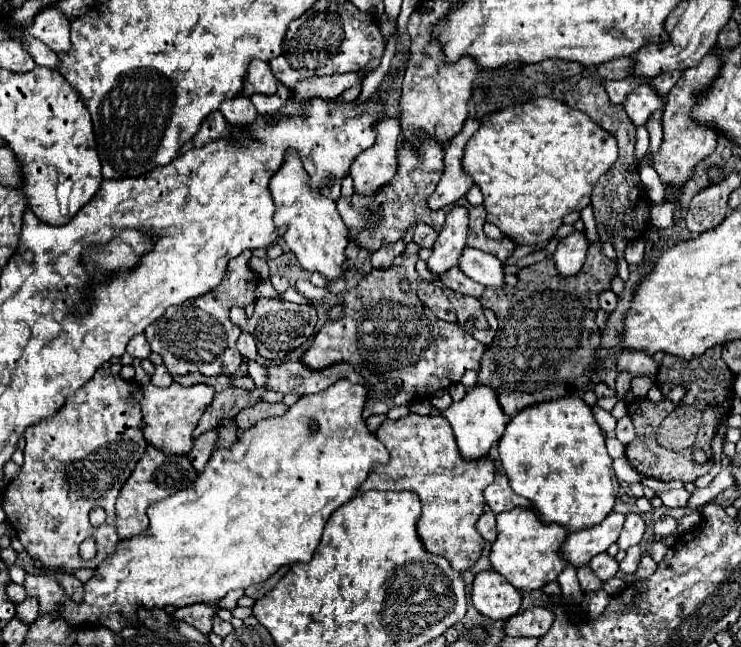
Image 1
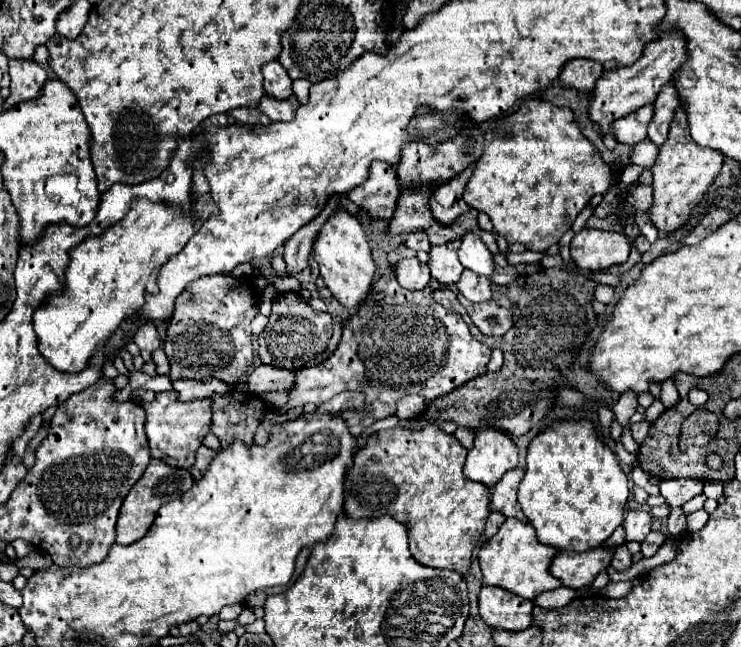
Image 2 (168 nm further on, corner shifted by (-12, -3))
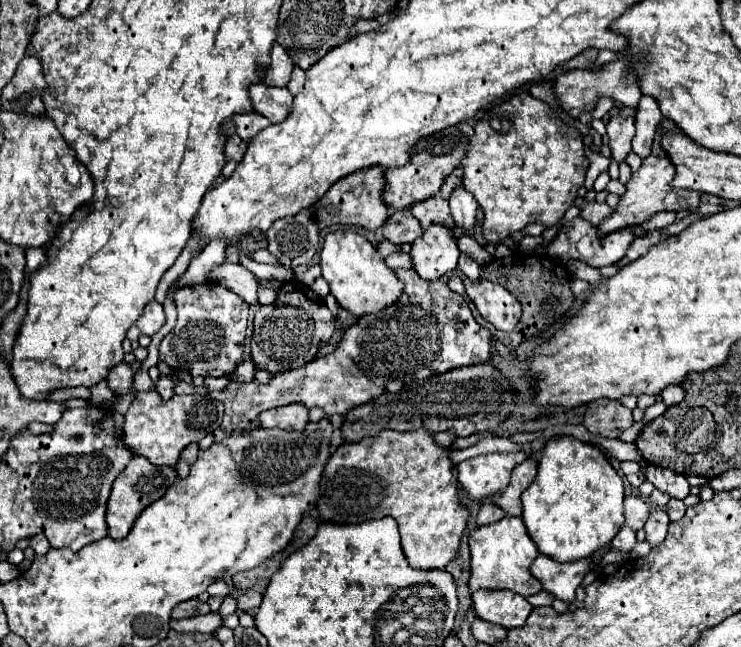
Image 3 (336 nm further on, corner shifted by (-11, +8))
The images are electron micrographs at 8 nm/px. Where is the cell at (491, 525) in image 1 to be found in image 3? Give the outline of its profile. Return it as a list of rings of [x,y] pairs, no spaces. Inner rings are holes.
[[[483,504],[481,510],[479,510],[479,516],[477,516],[477,524],[483,526],[483,524],[493,524],[497,520],[501,520],[505,516],[505,512],[495,506],[495,504]]]

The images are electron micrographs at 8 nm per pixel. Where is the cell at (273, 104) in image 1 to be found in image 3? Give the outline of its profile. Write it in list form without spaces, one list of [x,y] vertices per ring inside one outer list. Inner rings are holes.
[[[253,84],[249,88],[251,94],[251,102],[253,108],[263,114],[265,118],[269,118],[271,124],[279,124],[285,120],[285,116],[291,112],[291,104],[293,104],[293,96],[287,88],[279,88],[279,86],[269,86],[269,84]]]

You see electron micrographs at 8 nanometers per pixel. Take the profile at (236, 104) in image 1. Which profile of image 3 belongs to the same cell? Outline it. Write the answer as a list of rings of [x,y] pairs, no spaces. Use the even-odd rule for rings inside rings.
[[[247,112],[247,114],[235,114],[233,116],[235,124],[237,124],[237,134],[247,142],[249,138],[253,138],[255,134],[259,134],[261,130],[265,130],[271,122],[261,116],[259,112]]]

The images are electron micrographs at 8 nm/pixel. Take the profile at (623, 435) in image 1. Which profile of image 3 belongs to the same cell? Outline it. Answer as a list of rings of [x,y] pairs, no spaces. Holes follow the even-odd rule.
[[[641,420],[641,422],[633,422],[633,426],[631,426],[631,428],[627,428],[625,432],[621,432],[619,440],[623,440],[623,442],[635,442],[635,440],[637,440],[637,436],[639,436],[639,432],[643,430],[643,426],[645,426],[645,422],[643,422],[643,420]]]

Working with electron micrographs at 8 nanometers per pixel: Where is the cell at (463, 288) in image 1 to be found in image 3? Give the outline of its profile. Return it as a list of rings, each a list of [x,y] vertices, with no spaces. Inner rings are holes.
[[[461,254],[461,256],[459,256],[459,270],[461,270],[471,282],[479,282],[479,280],[481,280],[481,278],[479,278],[481,266],[479,266],[473,258],[469,258],[467,254]]]

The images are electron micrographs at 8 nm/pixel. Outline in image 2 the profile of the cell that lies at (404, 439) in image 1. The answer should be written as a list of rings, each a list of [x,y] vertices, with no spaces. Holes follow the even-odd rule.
[[[392,427],[368,437],[366,447],[356,451],[352,467],[344,479],[344,513],[352,519],[374,519],[392,515],[408,527],[408,543],[412,557],[426,567],[452,569],[466,575],[472,565],[472,549],[484,533],[484,523],[490,513],[490,489],[464,479],[462,467],[466,449],[454,435],[446,435],[440,427],[426,427],[424,431],[408,431]]]

